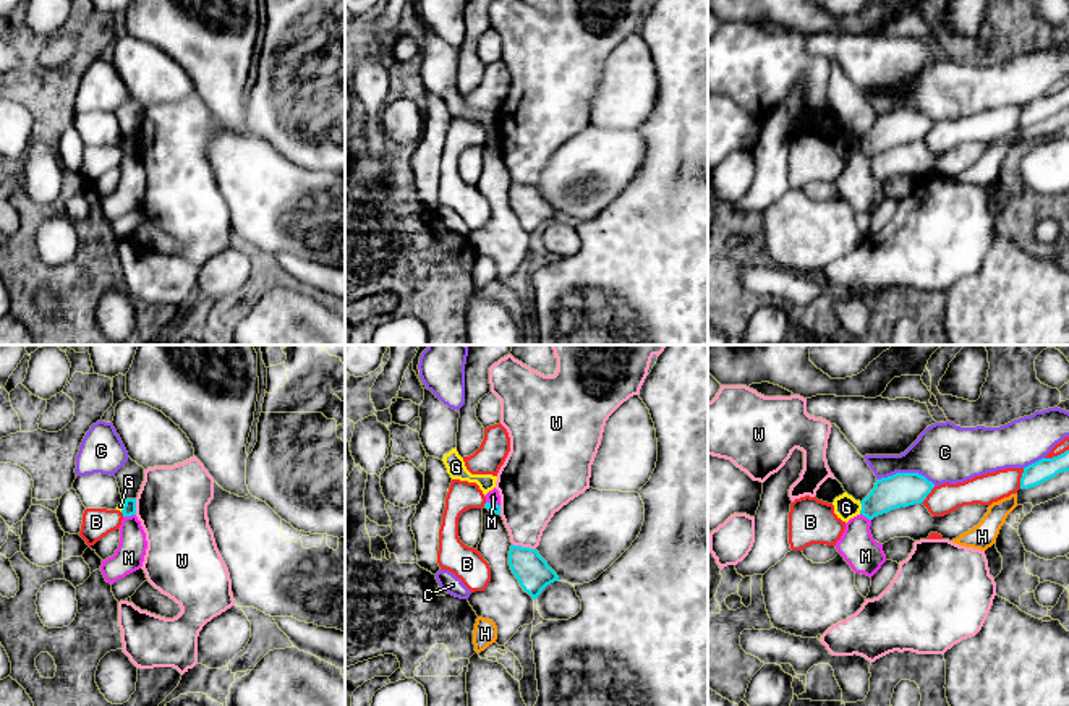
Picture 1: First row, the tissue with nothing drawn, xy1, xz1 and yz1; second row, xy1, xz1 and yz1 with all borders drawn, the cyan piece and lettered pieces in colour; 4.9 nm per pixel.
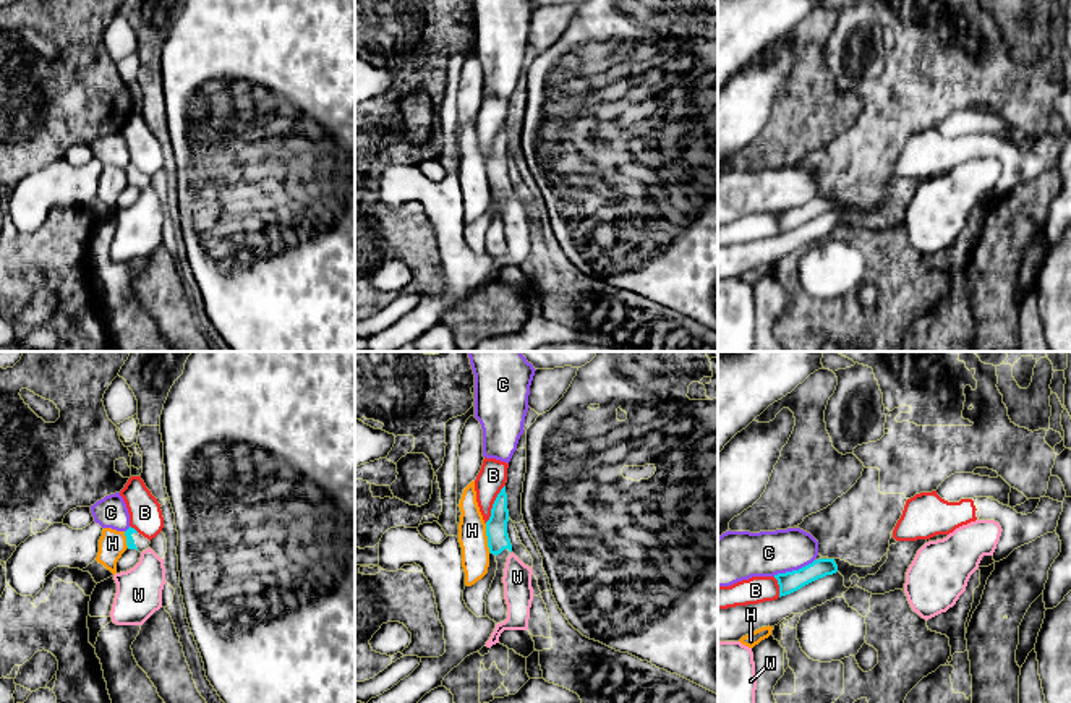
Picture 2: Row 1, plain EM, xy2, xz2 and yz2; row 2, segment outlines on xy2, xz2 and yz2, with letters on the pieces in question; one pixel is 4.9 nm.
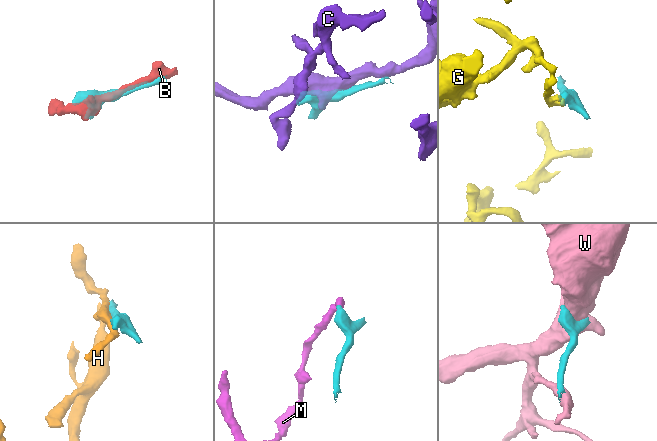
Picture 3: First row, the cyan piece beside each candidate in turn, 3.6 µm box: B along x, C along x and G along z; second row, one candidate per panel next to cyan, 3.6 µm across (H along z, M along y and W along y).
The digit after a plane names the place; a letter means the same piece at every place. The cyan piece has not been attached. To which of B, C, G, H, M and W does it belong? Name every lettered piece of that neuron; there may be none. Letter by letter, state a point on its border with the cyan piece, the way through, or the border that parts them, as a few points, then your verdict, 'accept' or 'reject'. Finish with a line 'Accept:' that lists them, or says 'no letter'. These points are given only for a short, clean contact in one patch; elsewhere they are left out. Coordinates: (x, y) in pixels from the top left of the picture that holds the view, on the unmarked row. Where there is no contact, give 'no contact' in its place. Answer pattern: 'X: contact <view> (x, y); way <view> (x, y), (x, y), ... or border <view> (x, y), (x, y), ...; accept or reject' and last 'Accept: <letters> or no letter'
B: contact xz2 (493, 141); reject
C: contact yz1 (906, 110); reject
G: contact yz1 (862, 144); border yz1 (859, 140), (860, 149); reject
H: contact xz2 (488, 175); reject
M: contact xy1 (128, 153); border xy1 (135, 151), (123, 154); reject
W: contact xz1 (523, 185); reject
Accept: no letter

